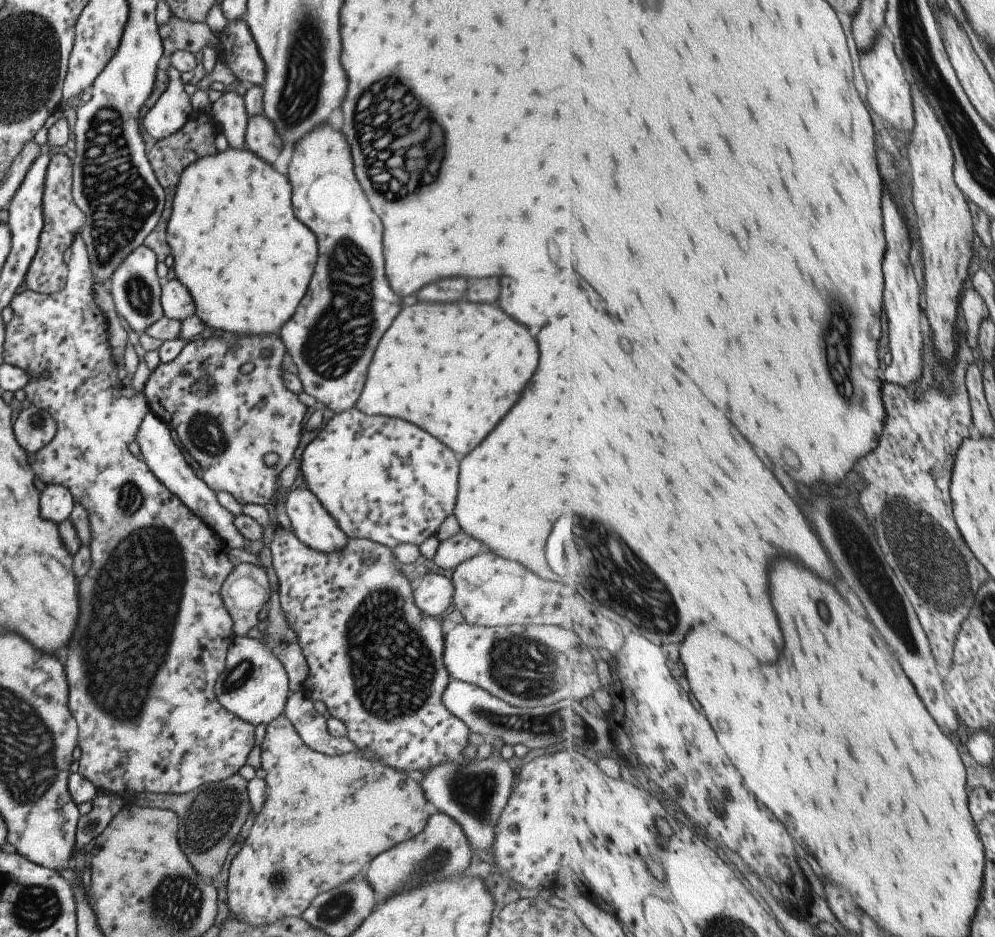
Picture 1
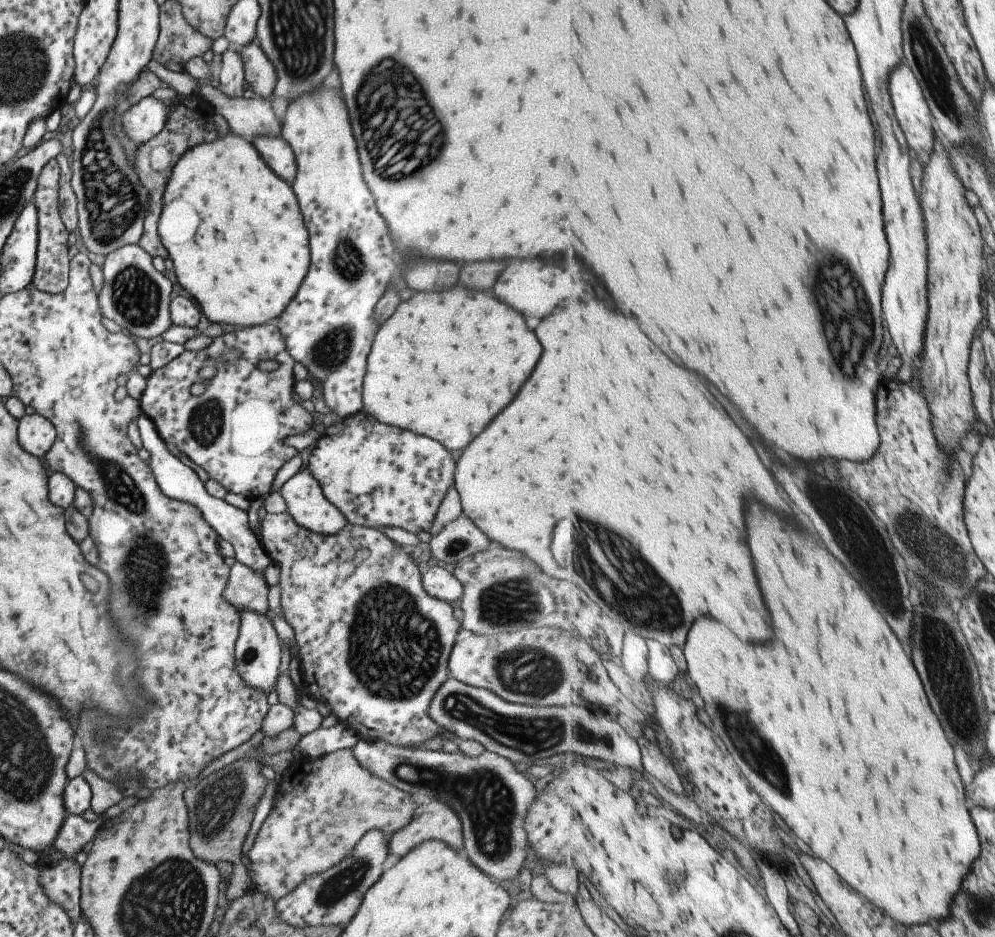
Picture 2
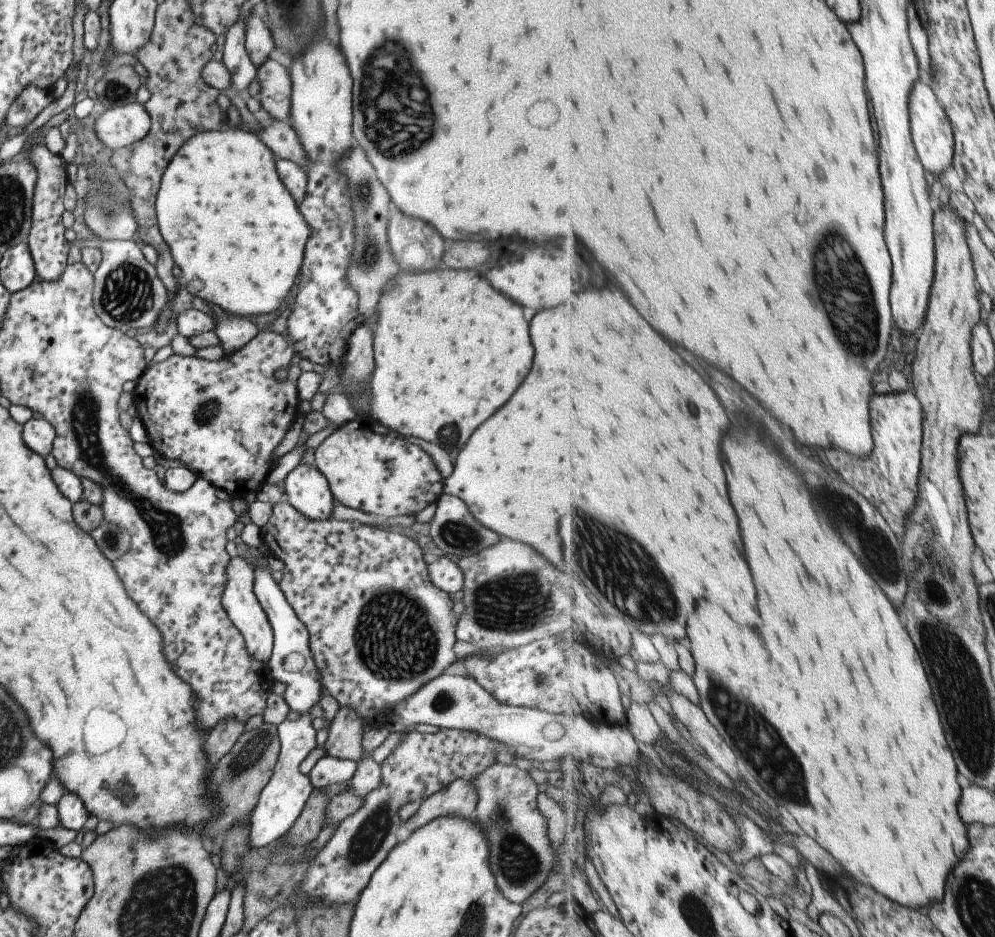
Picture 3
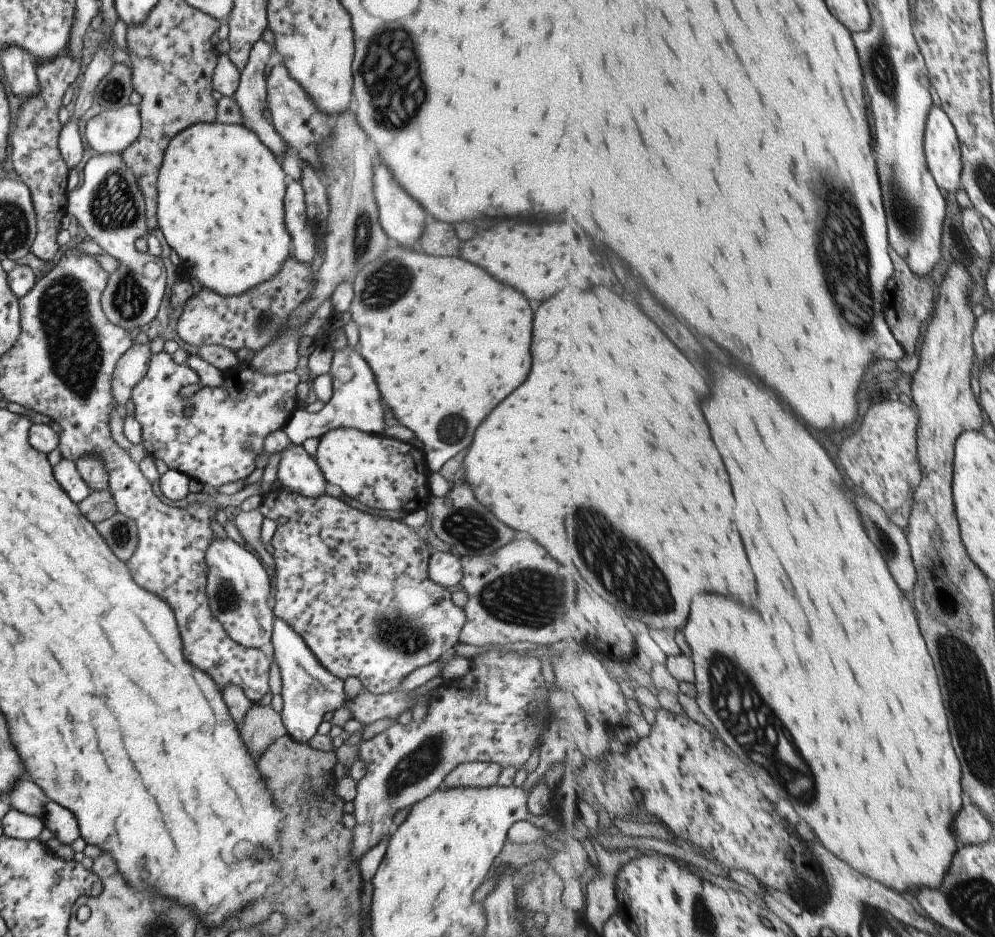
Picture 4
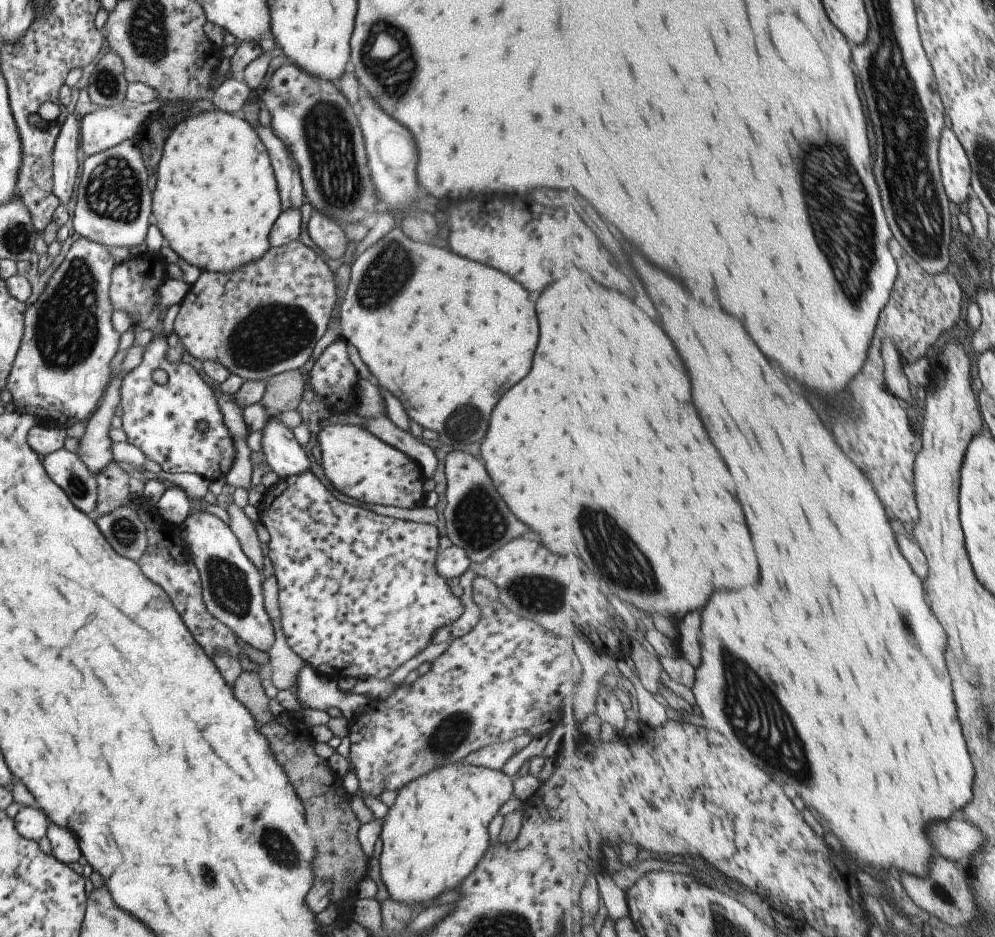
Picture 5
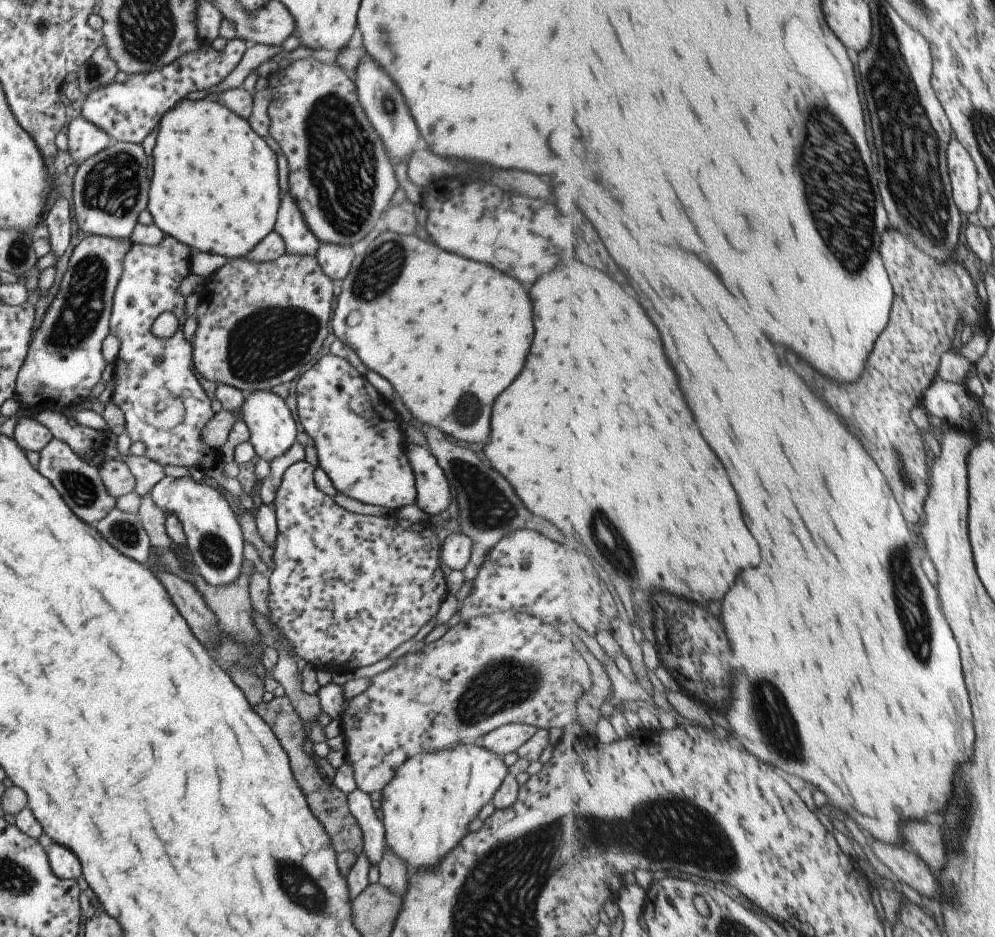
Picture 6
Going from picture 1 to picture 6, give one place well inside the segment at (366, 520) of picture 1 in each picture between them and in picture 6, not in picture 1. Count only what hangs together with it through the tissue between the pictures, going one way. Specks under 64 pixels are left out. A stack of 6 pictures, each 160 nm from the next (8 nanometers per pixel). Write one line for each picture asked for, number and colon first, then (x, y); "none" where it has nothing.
2: (376, 475)
3: (368, 467)
4: (383, 473)
5: (360, 465)
6: (359, 444)

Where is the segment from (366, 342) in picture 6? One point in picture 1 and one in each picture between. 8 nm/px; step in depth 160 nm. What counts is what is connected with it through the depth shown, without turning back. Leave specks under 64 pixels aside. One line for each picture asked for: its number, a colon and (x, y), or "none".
1: (453, 369)
2: (447, 383)
3: (430, 381)
4: (487, 325)
5: (451, 336)

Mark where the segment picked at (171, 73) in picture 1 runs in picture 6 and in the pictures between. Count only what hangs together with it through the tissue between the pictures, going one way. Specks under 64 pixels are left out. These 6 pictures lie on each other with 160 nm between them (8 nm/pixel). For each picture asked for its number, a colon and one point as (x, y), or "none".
2: (139, 122)
3: (116, 128)
4: (111, 131)
5: (98, 131)
6: (84, 140)

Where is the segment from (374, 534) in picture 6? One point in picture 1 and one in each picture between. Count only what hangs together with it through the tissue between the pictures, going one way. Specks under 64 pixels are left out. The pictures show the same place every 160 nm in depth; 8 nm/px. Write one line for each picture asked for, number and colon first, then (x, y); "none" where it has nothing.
1: (374, 660)
2: (373, 646)
3: (378, 630)
4: (354, 586)
5: (358, 593)

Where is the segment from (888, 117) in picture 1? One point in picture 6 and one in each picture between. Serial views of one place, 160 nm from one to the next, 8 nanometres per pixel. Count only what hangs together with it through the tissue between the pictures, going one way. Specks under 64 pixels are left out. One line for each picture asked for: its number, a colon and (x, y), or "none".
2: (913, 110)
3: (933, 135)
4: (942, 146)
5: (956, 169)
6: (966, 182)

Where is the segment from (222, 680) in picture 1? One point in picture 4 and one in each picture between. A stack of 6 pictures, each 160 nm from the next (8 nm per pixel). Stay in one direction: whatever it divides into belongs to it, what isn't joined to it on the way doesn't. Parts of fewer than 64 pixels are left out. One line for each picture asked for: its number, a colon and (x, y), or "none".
2: (257, 652)
3: (242, 608)
4: (237, 586)

